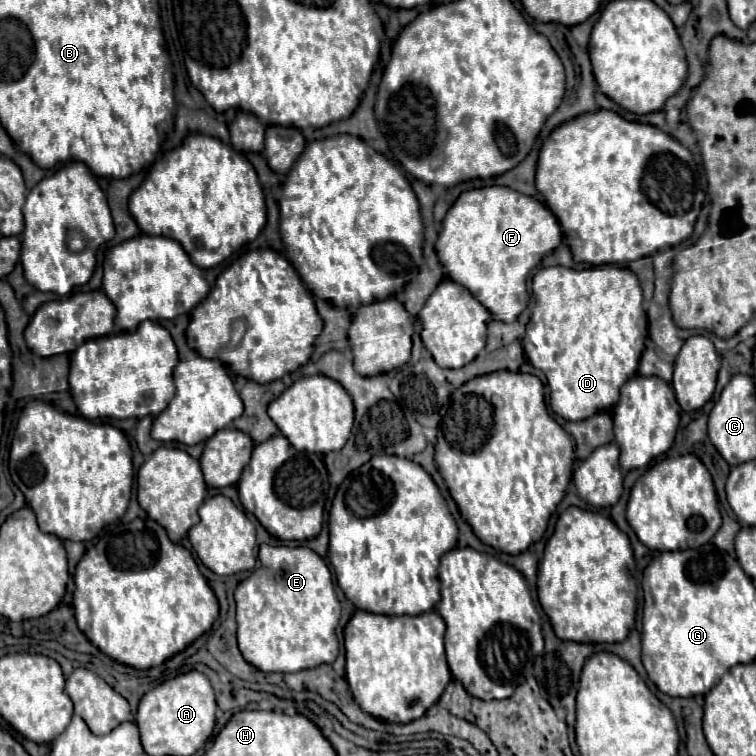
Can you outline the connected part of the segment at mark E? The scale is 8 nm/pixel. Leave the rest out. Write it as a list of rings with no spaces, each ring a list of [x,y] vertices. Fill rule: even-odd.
[[[260,545],[258,567],[236,587],[234,597],[240,653],[260,671],[294,673],[336,659],[340,601],[328,565],[310,547]]]

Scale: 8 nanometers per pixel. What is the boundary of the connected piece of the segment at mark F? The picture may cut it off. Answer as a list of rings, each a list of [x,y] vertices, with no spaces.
[[[492,185],[460,193],[460,197],[452,203],[442,221],[442,231],[436,241],[436,253],[450,279],[474,293],[474,297],[490,311],[492,319],[512,323],[528,307],[530,297],[526,289],[526,279],[530,272],[546,253],[556,249],[560,243],[562,231],[558,227],[558,221],[542,201],[518,193],[510,187]]]

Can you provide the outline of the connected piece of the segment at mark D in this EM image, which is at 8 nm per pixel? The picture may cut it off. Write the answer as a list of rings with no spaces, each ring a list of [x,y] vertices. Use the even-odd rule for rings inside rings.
[[[560,265],[558,267],[544,267],[532,279],[532,293],[534,293],[534,309],[532,309],[532,317],[530,317],[528,327],[526,327],[526,339],[522,339],[521,343],[526,359],[536,369],[540,369],[546,375],[546,379],[548,379],[552,411],[556,415],[568,419],[568,421],[582,421],[582,419],[588,419],[590,415],[594,415],[598,411],[610,411],[614,407],[614,403],[618,401],[618,391],[620,391],[622,383],[626,379],[630,379],[632,375],[636,375],[638,359],[640,359],[642,349],[644,349],[642,339],[646,337],[646,327],[644,327],[646,325],[646,313],[642,309],[642,289],[640,289],[638,277],[630,269],[618,267],[618,265],[602,265],[602,267],[582,269],[582,271],[576,271],[576,269],[570,269],[570,267],[560,267]]]

